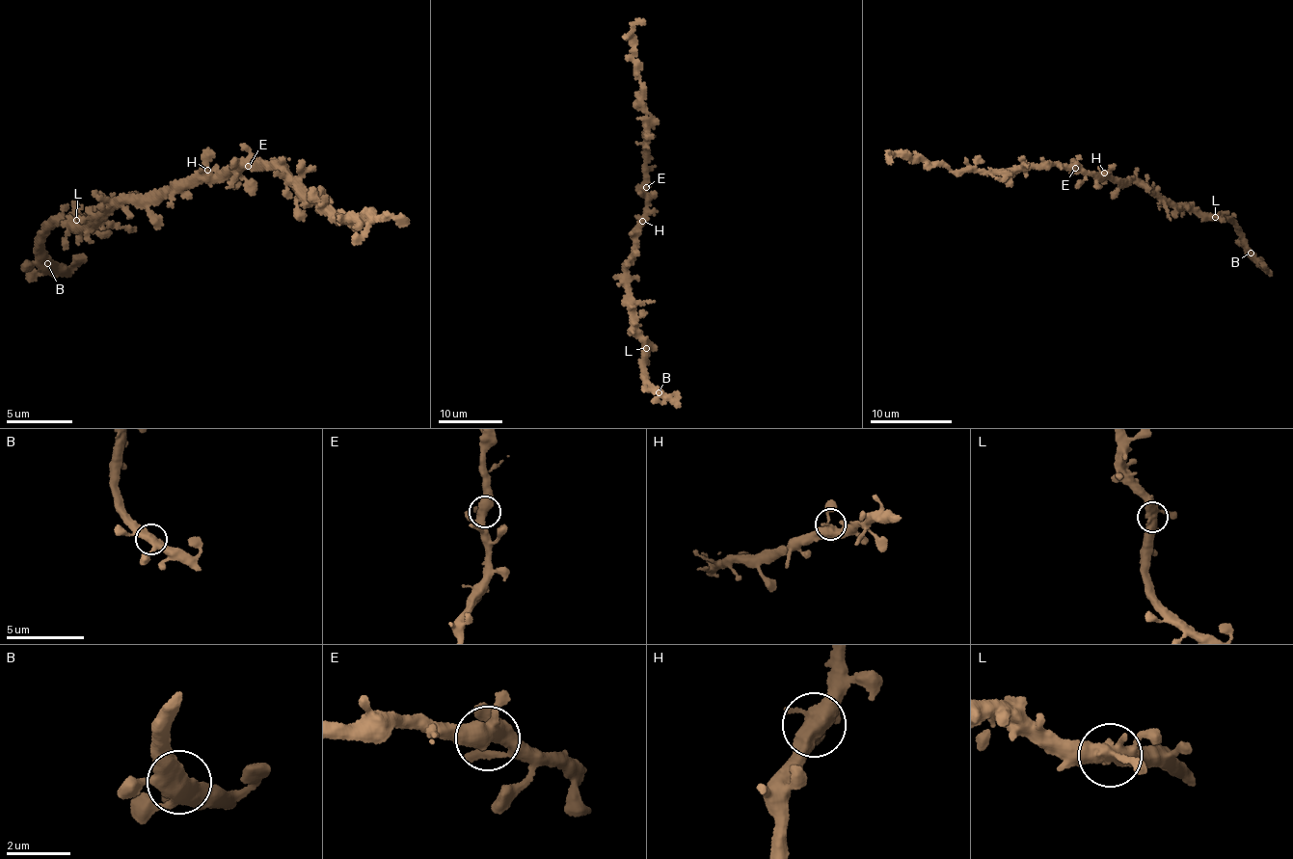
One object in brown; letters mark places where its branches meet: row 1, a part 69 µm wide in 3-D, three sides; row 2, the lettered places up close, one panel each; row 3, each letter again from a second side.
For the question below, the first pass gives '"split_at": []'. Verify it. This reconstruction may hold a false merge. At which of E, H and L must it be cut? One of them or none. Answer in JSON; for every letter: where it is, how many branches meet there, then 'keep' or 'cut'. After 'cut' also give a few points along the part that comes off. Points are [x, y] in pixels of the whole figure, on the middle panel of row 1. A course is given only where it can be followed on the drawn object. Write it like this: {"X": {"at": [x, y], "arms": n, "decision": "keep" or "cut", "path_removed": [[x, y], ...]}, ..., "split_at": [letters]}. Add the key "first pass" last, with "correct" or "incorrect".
{"E": {"at": [646, 187], "arms": 4, "decision": "keep"}, "H": {"at": [642, 221], "arms": 4, "decision": "keep"}, "L": {"at": [646, 348], "arms": 4, "decision": "keep"}, "split_at": [], "first pass": "correct"}

